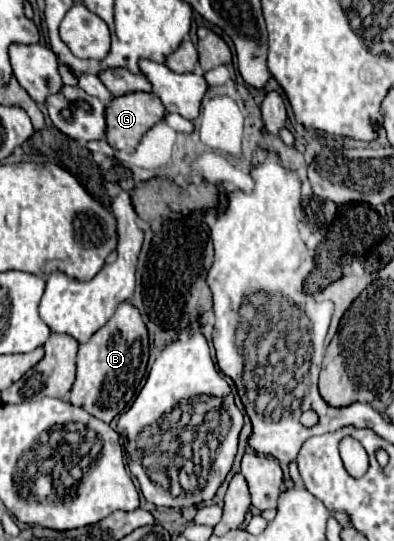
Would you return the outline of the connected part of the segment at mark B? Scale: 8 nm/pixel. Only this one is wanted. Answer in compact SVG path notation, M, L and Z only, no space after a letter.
M128 300L120 302L114 316L84 344L80 344L76 360L76 382L70 390L70 402L84 408L102 422L112 422L136 396L146 374L148 362L148 330L136 306Z

